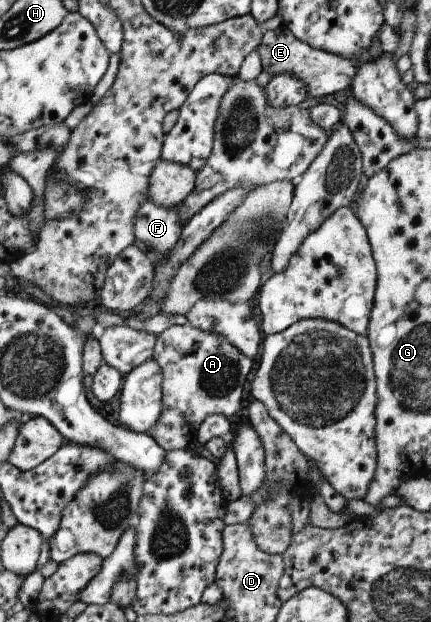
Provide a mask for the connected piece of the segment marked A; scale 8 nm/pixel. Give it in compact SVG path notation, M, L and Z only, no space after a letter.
M172 325L156 335L152 360L161 370L161 411L156 424L146 432L165 452L193 450L197 445L197 428L206 416L236 416L242 408L242 390L250 372L252 359L238 352L224 336L190 326Z

